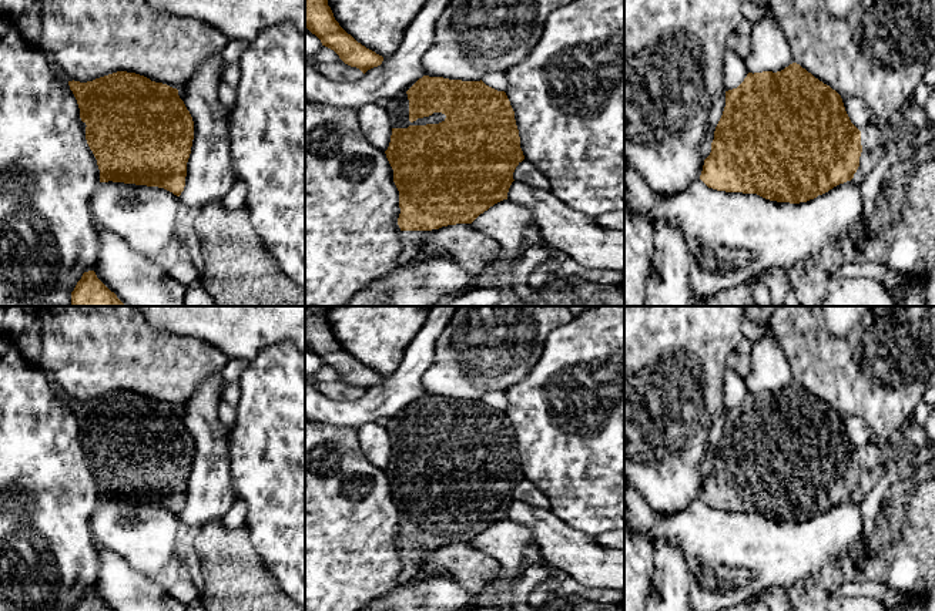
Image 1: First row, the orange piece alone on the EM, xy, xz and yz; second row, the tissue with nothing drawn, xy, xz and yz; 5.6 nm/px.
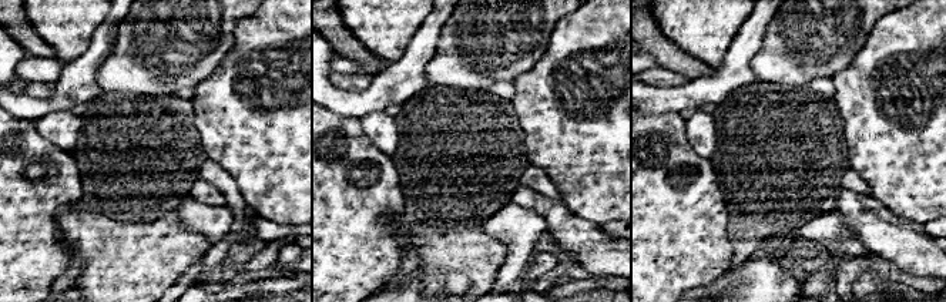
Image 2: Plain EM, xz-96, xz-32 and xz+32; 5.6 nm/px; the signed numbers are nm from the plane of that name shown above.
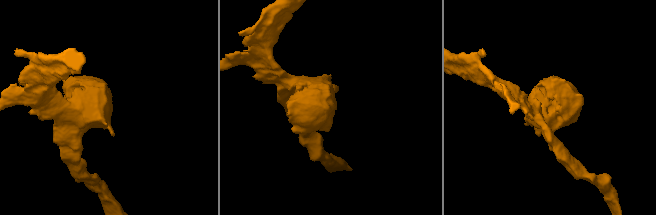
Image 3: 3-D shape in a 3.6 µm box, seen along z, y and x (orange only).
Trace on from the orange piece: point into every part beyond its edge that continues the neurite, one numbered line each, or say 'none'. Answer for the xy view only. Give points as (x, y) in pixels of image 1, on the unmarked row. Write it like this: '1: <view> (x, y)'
none

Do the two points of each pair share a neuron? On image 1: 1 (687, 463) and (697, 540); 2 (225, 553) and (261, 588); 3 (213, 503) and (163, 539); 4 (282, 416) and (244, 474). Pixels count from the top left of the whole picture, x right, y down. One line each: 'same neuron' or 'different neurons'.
1: different neurons
2: same neuron
3: different neurons
4: same neuron

